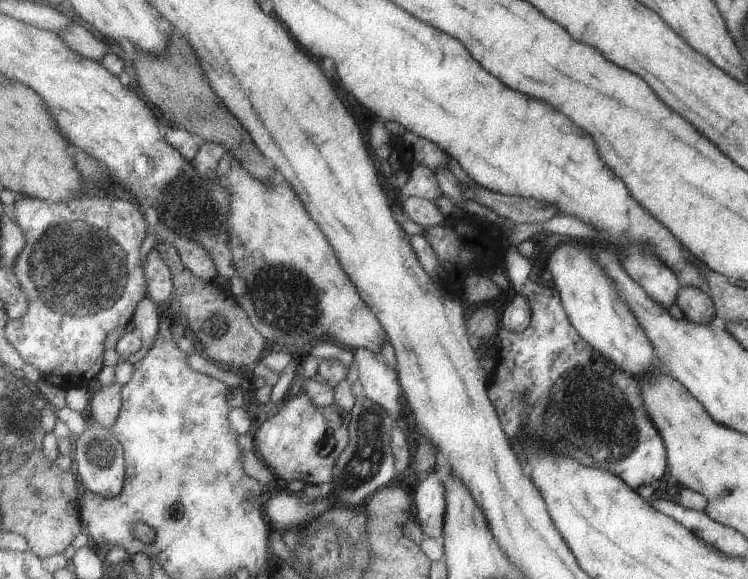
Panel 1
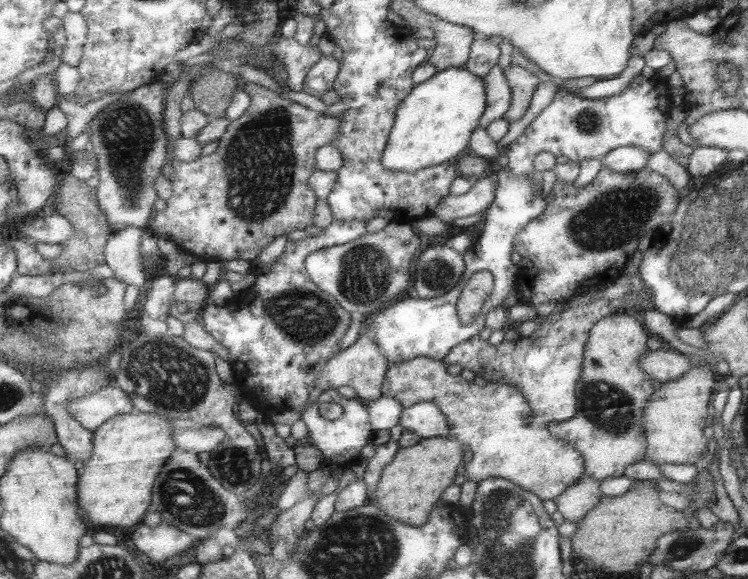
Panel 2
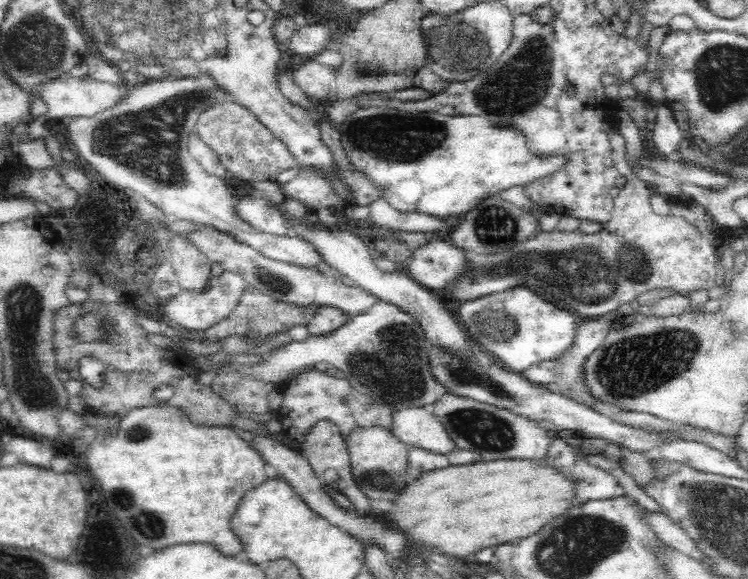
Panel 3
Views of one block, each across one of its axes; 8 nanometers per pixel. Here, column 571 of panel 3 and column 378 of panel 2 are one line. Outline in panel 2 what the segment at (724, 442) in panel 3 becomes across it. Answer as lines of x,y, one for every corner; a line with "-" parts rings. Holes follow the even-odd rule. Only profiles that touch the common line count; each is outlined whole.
366,330
353,346
342,350
341,354
335,356
325,365
324,371
317,377
317,394
339,388
339,386
351,386
357,393
357,399
365,403
379,400
383,397
383,387
388,375
389,364
383,348
377,344
377,334
374,330

